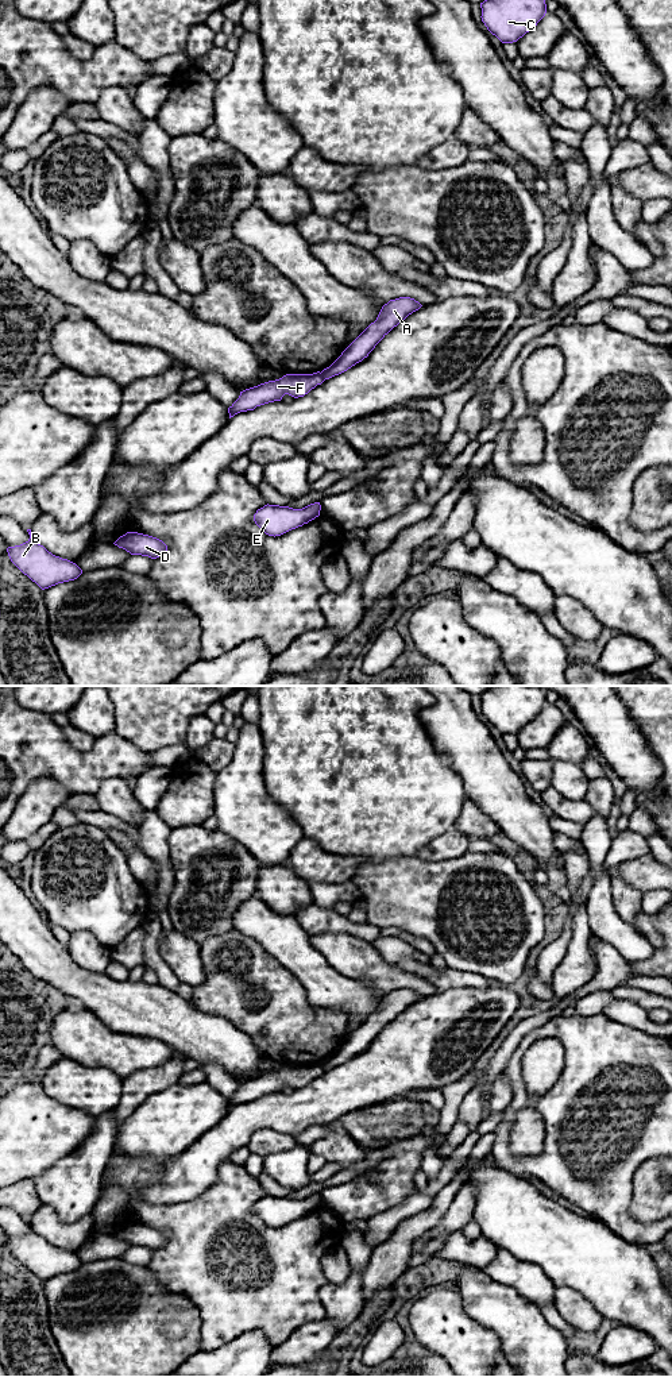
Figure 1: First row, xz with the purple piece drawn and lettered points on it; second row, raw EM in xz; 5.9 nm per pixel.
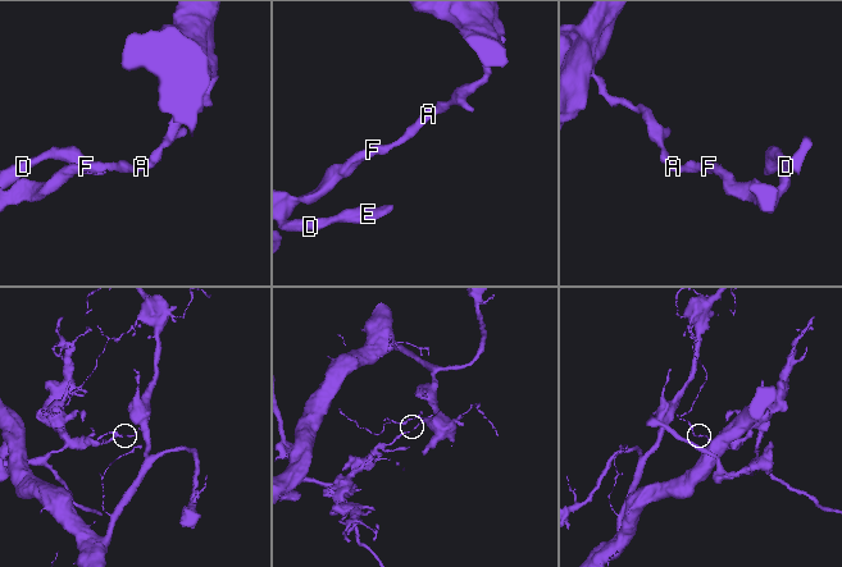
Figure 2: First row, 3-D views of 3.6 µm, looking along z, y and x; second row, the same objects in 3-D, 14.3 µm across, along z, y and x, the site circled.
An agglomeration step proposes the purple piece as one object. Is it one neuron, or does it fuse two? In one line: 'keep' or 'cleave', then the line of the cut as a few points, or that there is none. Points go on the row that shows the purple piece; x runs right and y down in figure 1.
cleave | xz (320, 373), (324, 380)

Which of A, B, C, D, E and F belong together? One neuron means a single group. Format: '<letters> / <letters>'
A C / B D E F

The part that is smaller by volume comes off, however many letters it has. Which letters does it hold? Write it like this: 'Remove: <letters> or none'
Remove: B, D, E, F

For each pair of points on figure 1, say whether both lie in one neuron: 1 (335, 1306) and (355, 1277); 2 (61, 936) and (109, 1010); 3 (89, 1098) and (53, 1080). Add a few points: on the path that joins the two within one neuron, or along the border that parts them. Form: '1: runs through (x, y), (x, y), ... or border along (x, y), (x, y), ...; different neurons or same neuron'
1: runs through (342, 1299), (354, 1284); same neuron
2: border along (49, 925), (53, 934), (66, 947); different neurons
3: runs through (80, 1088), (62, 1080); same neuron

